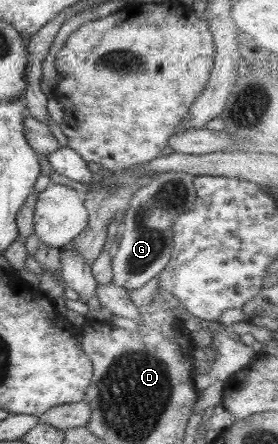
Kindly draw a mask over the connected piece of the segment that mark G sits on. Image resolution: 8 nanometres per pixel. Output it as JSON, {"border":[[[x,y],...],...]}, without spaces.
{"border":[[[183,172],[155,174],[149,184],[137,190],[126,209],[122,236],[115,256],[111,260],[112,283],[126,289],[141,289],[167,267],[174,248],[173,224],[196,204],[194,176]]]}

